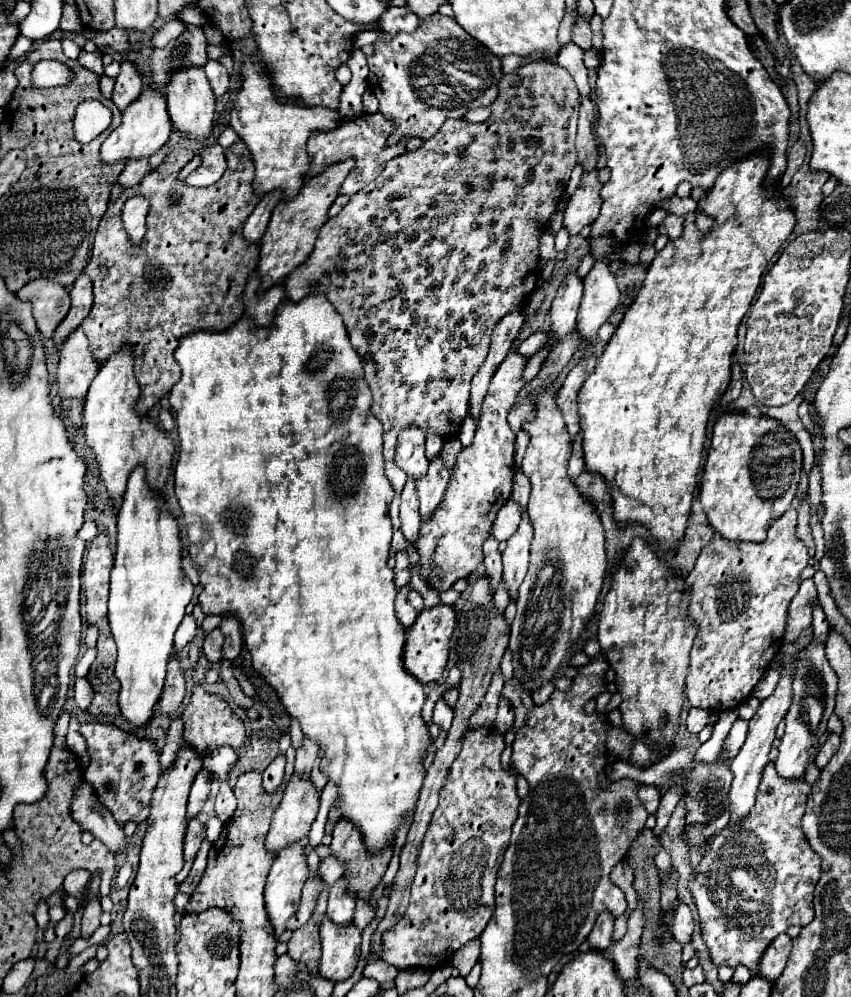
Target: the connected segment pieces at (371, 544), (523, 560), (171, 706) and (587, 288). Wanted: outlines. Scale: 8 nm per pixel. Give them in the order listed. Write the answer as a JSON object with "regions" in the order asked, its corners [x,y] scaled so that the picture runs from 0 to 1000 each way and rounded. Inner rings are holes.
{"regions":[[[[381,294],[364,296],[350,304],[334,300],[324,310],[317,328],[303,328],[294,318],[282,318],[270,330],[247,332],[235,330],[212,340],[204,360],[214,368],[212,382],[200,392],[200,406],[207,412],[212,458],[207,464],[207,498],[212,503],[219,525],[219,549],[235,575],[240,593],[233,599],[233,607],[240,617],[256,617],[256,613],[275,613],[284,625],[287,645],[294,653],[296,671],[313,679],[313,683],[327,693],[329,703],[338,715],[353,723],[360,739],[376,745],[383,753],[376,765],[376,773],[397,787],[400,815],[423,829],[425,840],[435,854],[449,852],[468,834],[475,815],[484,813],[491,803],[491,795],[498,783],[496,757],[505,749],[503,729],[494,717],[501,703],[496,685],[491,685],[472,667],[472,653],[477,635],[468,627],[463,617],[463,573],[456,569],[461,525],[456,519],[456,507],[463,498],[461,484],[451,476],[449,458],[449,424],[435,414],[437,394],[428,380],[425,358],[414,348],[402,316],[383,302]]],[[[613,517],[609,533],[597,541],[597,549],[590,555],[590,567],[592,567],[590,581],[599,597],[599,603],[609,601],[609,589],[613,587],[620,573],[623,543],[625,543],[625,527],[620,523],[620,517]]],[[[207,657],[200,659],[197,663],[197,677],[195,677],[195,689],[188,697],[186,707],[181,709],[181,717],[183,715],[204,715],[214,701],[219,697],[219,681],[216,681],[216,673],[212,669],[212,661]]],[[[703,260],[686,278],[686,298],[679,312],[679,332],[684,340],[698,342],[703,328],[714,322],[714,316],[729,302],[724,278],[717,272],[714,260]]]]}

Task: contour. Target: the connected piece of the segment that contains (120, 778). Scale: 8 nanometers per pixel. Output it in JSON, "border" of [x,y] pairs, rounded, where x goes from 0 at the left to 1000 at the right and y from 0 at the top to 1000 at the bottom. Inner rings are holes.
{"border":[[[101,725],[94,727],[94,735],[101,741],[106,767],[99,773],[99,781],[110,789],[120,807],[134,817],[139,827],[150,823],[167,825],[174,821],[176,799],[188,779],[188,753],[181,743],[141,733],[134,727]]]}

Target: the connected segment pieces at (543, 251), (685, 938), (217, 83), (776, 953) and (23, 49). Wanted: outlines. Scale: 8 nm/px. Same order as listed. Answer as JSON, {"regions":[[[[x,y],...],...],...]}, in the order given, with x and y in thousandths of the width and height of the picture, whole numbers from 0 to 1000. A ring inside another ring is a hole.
{"regions":[[[[639,232],[635,238],[635,258],[642,262],[653,260],[653,250],[651,250],[651,236]]],[[[799,906],[797,916],[792,918],[790,938],[792,938],[792,942],[794,942],[799,948],[804,948],[804,946],[808,946],[808,944],[813,942],[813,934],[816,934],[813,916],[811,916],[811,912],[808,912],[804,906]]],[[[244,61],[240,65],[240,71],[244,75],[244,81],[249,85],[249,91],[254,97],[261,97],[268,91],[268,71],[259,61]]],[[[919,936],[919,940],[912,940],[910,946],[905,948],[905,952],[900,952],[900,956],[895,958],[893,978],[905,984],[912,984],[924,970],[928,952],[931,952],[931,942],[924,936]]],[[[24,35],[24,37],[19,39],[19,43],[16,43],[16,47],[14,47],[14,51],[12,51],[12,55],[9,55],[9,57],[12,57],[14,61],[16,61],[16,59],[26,59],[26,57],[38,49],[38,45],[40,45],[40,43],[38,43],[38,39],[33,39],[33,37],[26,37],[26,35]]]]}

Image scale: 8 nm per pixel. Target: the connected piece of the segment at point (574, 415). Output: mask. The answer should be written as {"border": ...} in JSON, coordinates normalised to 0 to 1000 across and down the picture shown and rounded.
{"border":[[[684,360],[663,380],[658,392],[656,392],[656,410],[663,416],[665,422],[665,430],[670,434],[670,438],[677,438],[682,434],[682,418],[679,418],[679,392],[684,388],[684,384],[689,382],[689,378],[696,374],[700,366],[700,360]]]}

